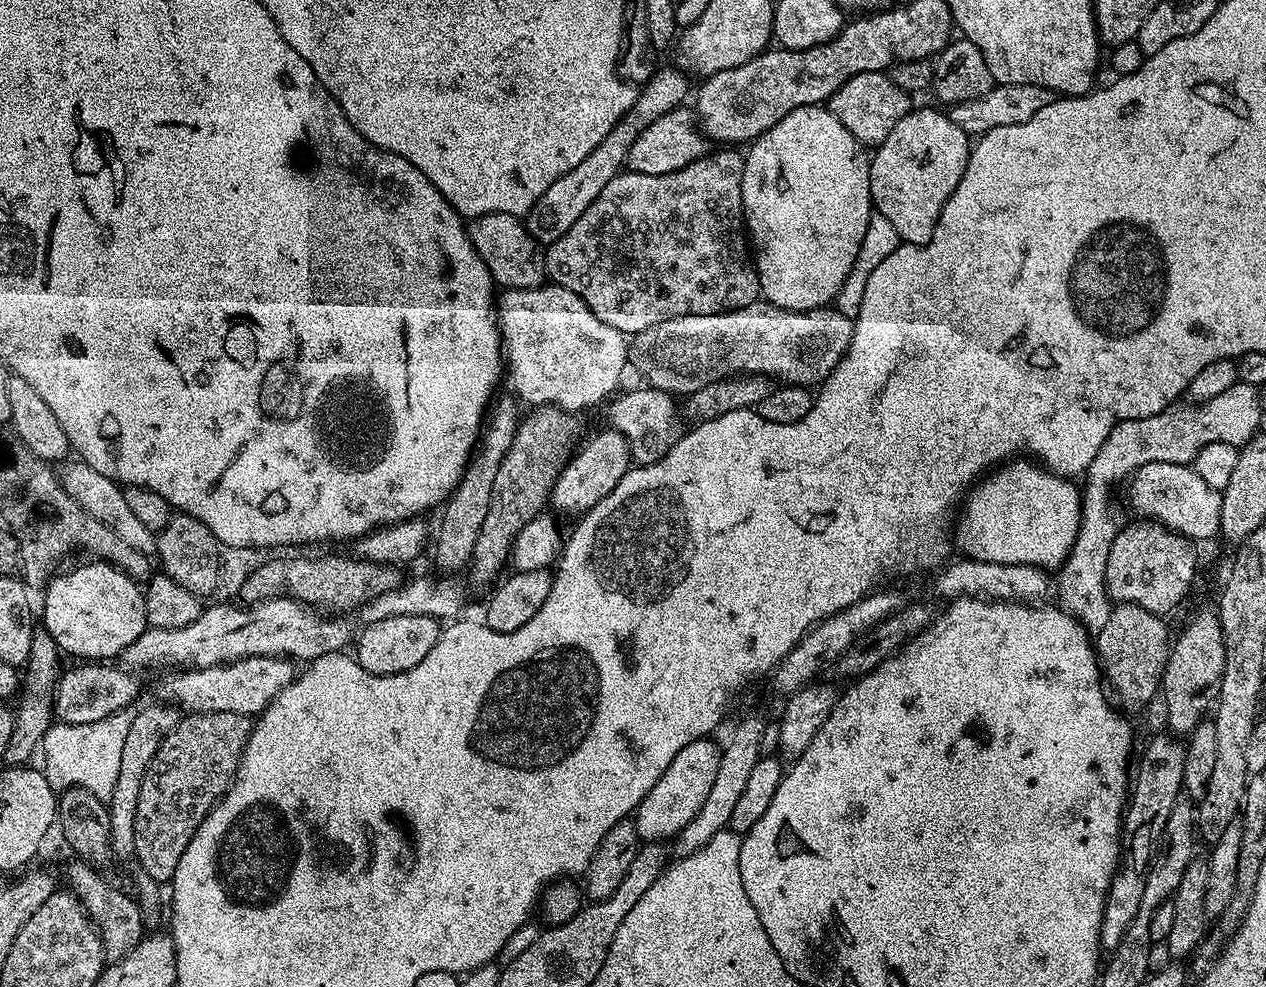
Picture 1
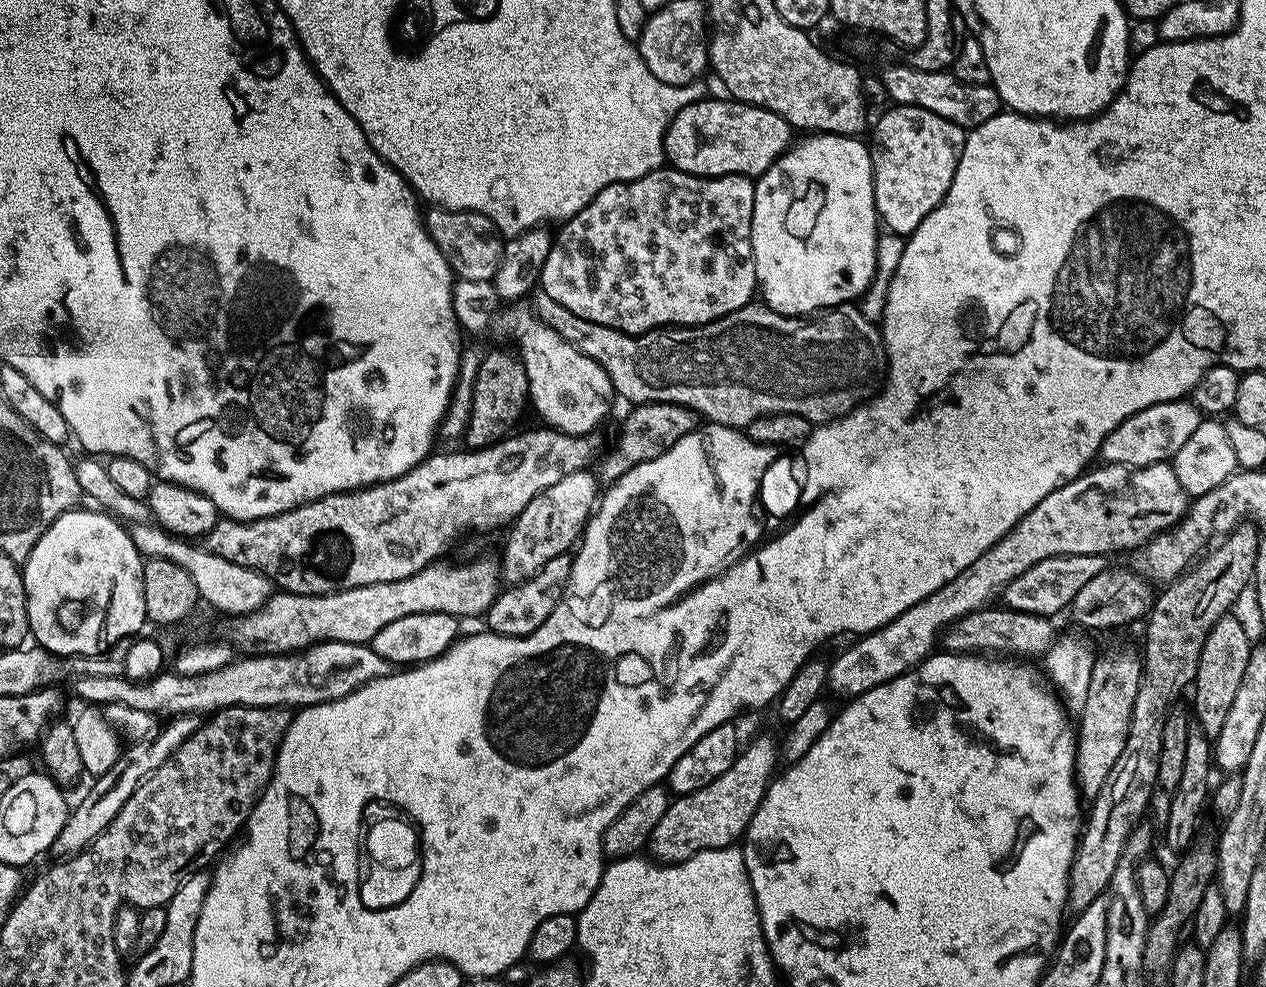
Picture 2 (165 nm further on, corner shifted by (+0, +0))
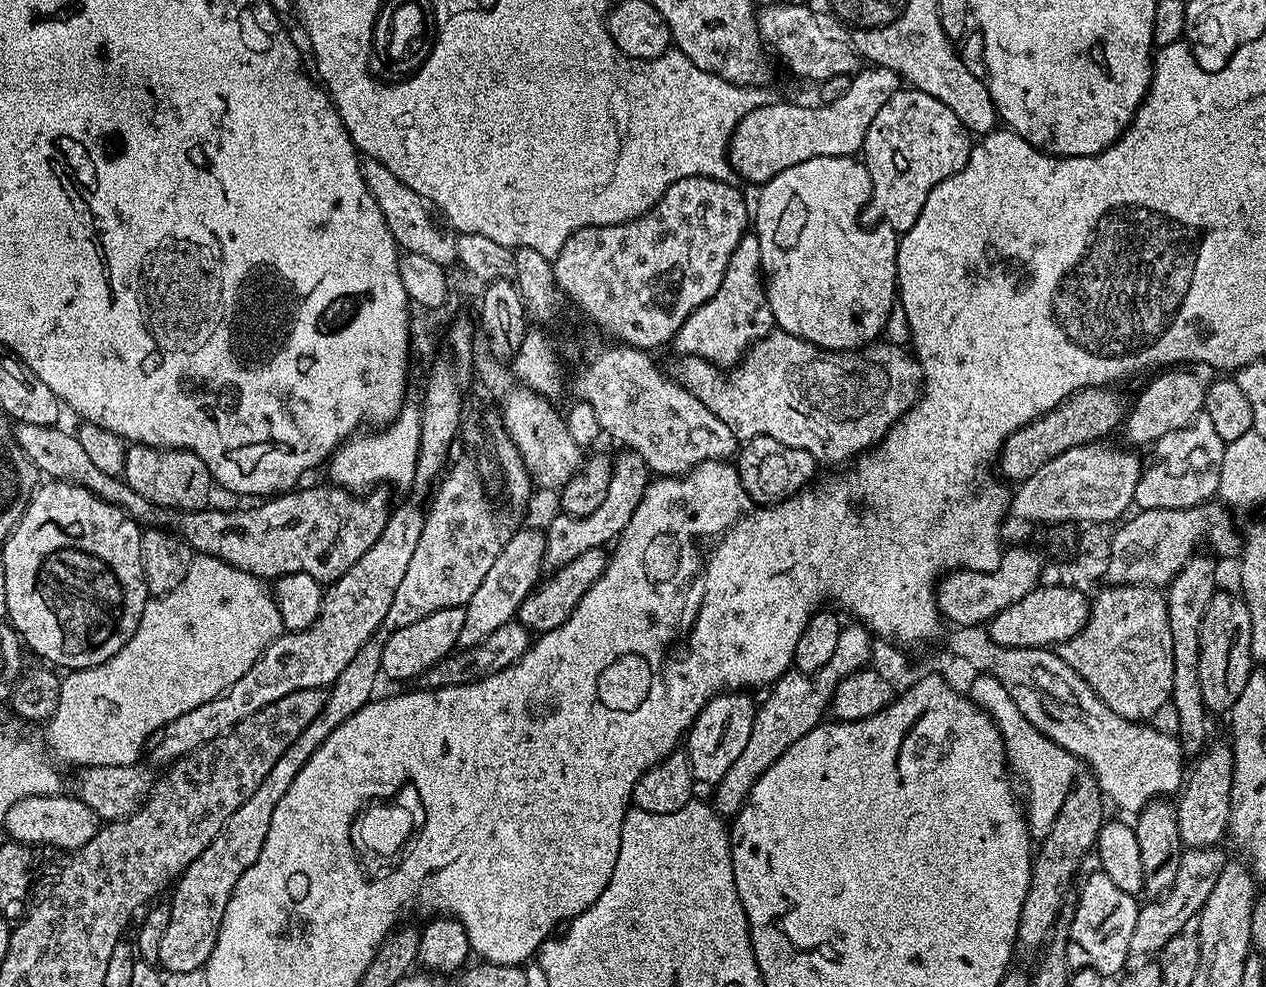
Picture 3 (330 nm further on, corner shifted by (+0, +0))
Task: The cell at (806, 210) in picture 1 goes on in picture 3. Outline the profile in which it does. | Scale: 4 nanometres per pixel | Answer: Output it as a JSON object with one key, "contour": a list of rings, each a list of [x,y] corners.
{"contour":[[[851,156],[838,158],[810,158],[810,162],[798,162],[798,166],[790,166],[790,170],[782,170],[774,178],[770,178],[759,189],[760,197],[754,200],[754,235],[758,238],[762,250],[762,279],[766,285],[770,310],[775,327],[781,332],[789,332],[819,348],[826,348],[830,352],[850,352],[862,348],[866,344],[881,339],[886,318],[890,318],[890,306],[897,303],[898,289],[896,287],[896,250],[898,234],[890,225],[877,222],[873,228],[860,228],[856,219],[864,207],[869,207],[872,199],[872,183],[868,167],[859,159]]]}

